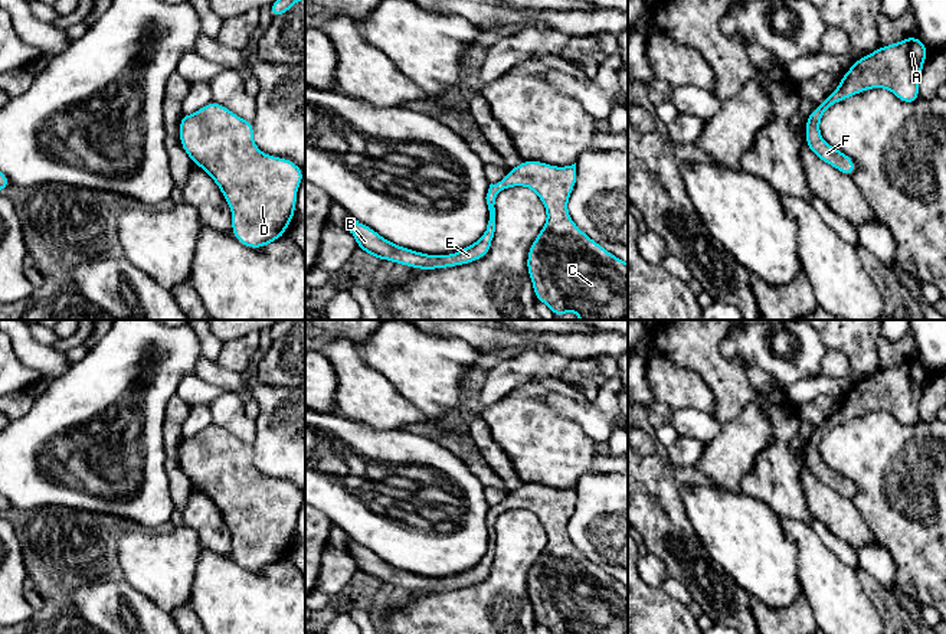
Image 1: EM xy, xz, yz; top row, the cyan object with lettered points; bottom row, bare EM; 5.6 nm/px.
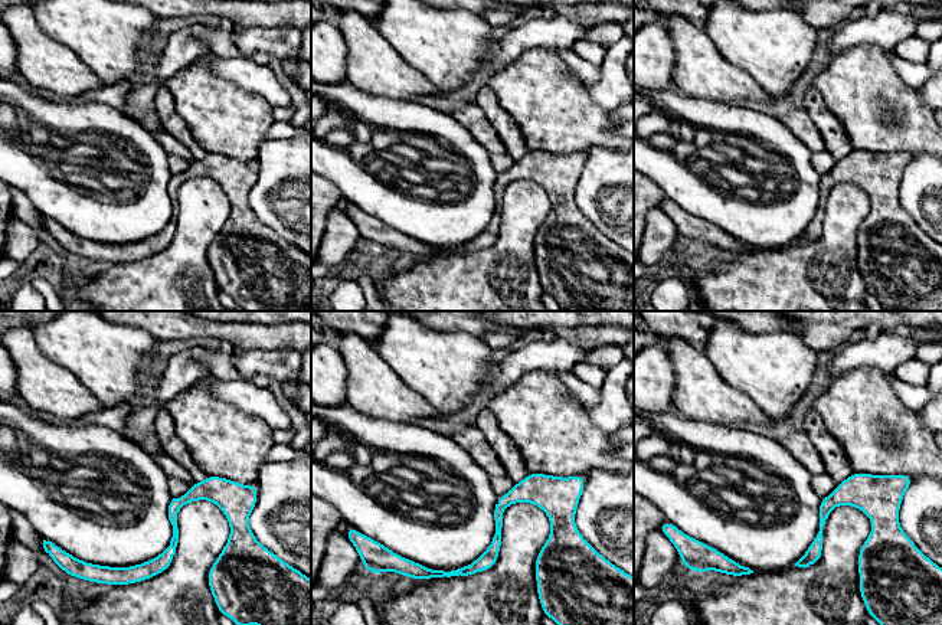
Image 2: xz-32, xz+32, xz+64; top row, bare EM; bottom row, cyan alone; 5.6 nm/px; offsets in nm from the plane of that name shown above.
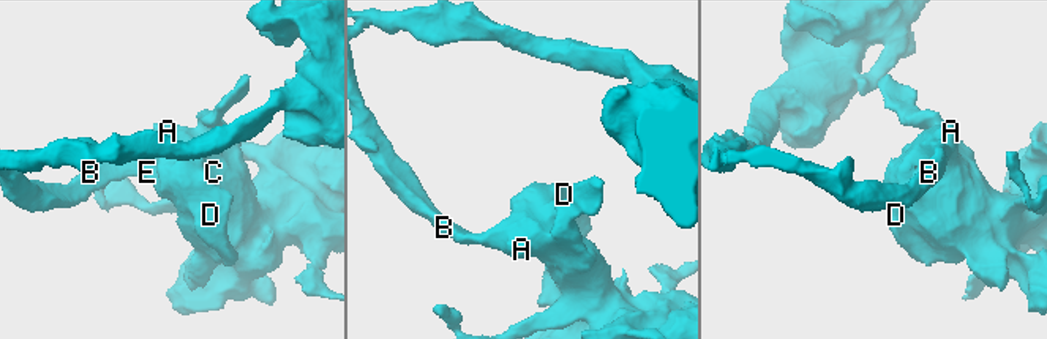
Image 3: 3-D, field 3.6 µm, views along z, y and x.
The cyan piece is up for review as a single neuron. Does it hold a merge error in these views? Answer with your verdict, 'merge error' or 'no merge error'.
no merge error

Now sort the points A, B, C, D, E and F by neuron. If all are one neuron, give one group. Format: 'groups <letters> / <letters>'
groups A B C D E F

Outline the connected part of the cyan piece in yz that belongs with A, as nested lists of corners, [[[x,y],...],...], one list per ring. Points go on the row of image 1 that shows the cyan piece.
[[[909,36],[898,43],[877,48],[842,75],[839,85],[806,118],[805,141],[809,150],[822,161],[845,176],[855,173],[855,163],[845,153],[825,143],[819,133],[822,115],[837,102],[871,88],[886,88],[901,102],[920,99],[919,81],[929,49],[920,37]]]

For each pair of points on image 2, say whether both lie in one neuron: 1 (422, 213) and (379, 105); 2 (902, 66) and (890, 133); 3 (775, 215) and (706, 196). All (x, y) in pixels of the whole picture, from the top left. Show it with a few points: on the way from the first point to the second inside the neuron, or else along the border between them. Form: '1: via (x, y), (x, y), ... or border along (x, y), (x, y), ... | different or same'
1: via (470, 203), (484, 182), (477, 157), (427, 120) | same
2: border along (887, 52), (895, 71), (916, 90) | different
3: via (758, 215), (741, 215), (723, 208) | same

